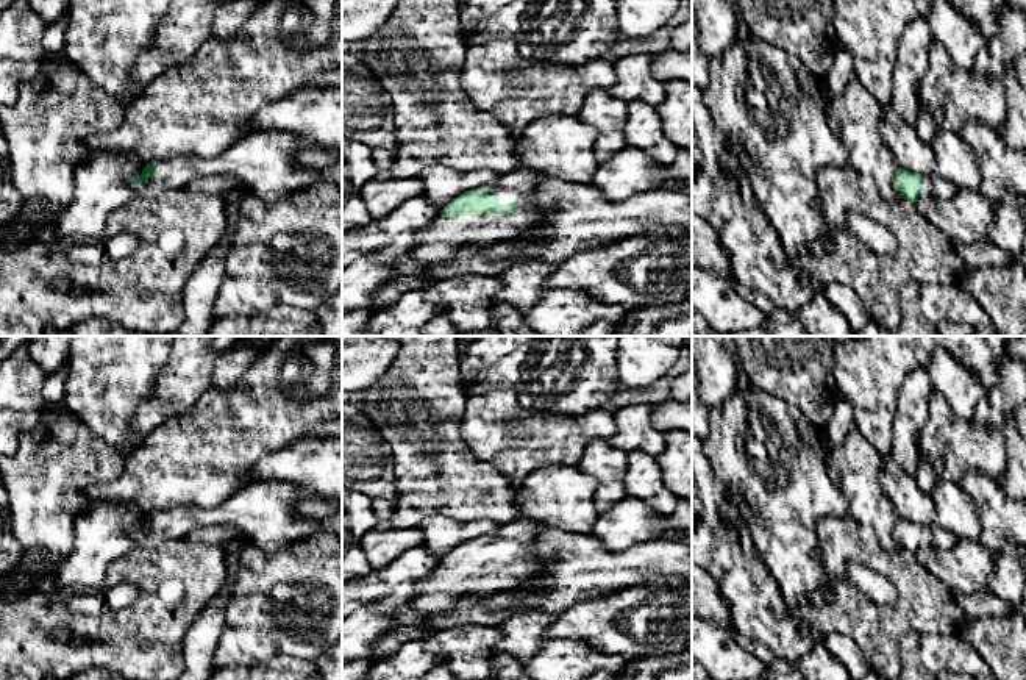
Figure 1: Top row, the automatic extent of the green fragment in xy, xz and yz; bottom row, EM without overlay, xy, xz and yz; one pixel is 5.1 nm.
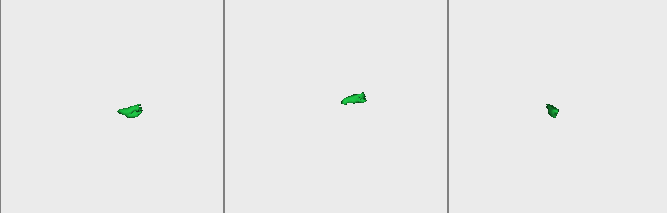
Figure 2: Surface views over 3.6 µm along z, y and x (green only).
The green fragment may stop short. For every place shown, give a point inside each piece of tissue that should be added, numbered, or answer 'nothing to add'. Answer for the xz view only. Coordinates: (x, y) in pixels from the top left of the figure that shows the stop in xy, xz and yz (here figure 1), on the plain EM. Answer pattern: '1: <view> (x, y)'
1: xz (520, 536)
2: xz (434, 594)

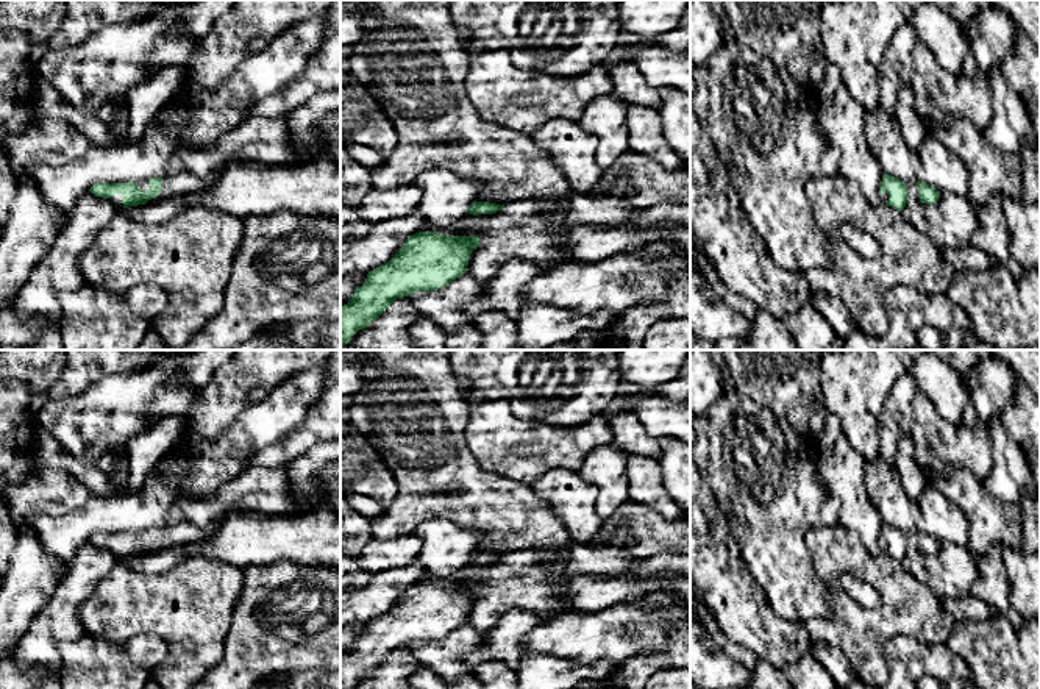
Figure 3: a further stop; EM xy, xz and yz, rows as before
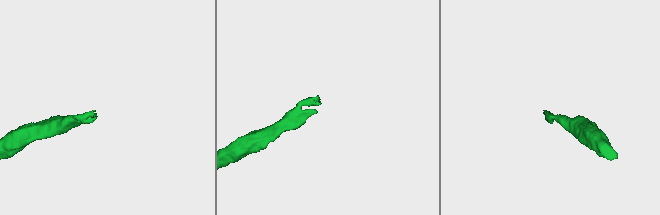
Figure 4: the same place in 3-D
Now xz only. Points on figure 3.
nothing to add

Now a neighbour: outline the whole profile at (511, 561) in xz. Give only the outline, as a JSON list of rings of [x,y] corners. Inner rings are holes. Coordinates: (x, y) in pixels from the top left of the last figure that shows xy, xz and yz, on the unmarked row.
[[[572,542],[565,561],[540,564],[542,555],[529,550],[506,553],[495,564],[465,564],[443,578],[425,573],[420,581],[443,586],[476,586],[479,597],[472,602],[467,623],[481,634],[489,633],[508,611],[556,612],[561,598],[553,584],[573,575],[628,577],[643,580],[662,575],[690,577],[690,555],[659,552],[636,559],[622,547],[592,547]]]

